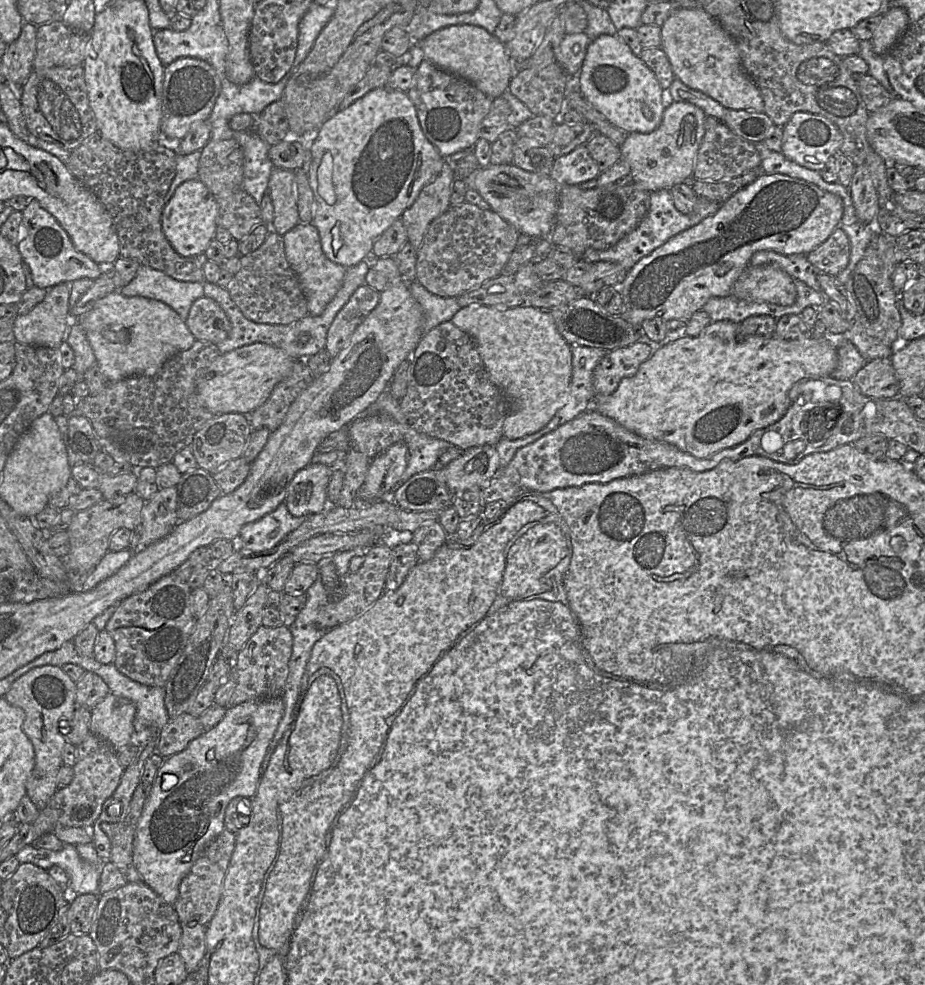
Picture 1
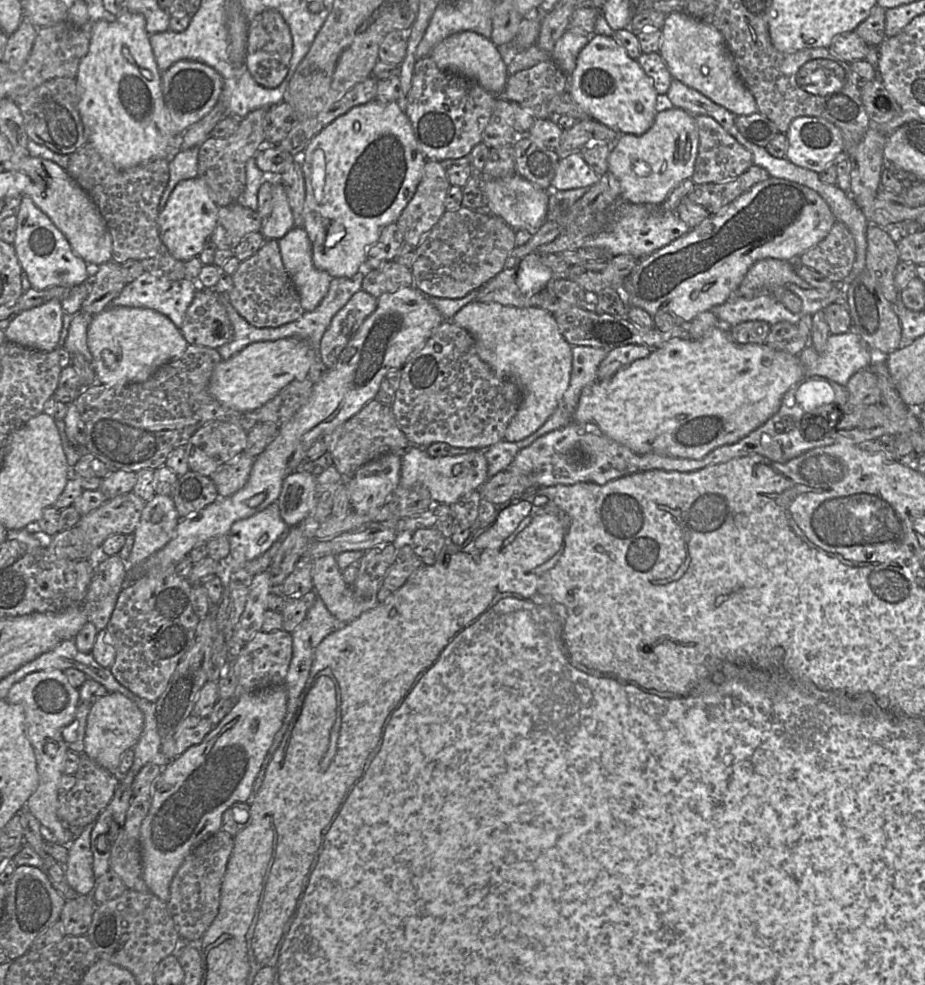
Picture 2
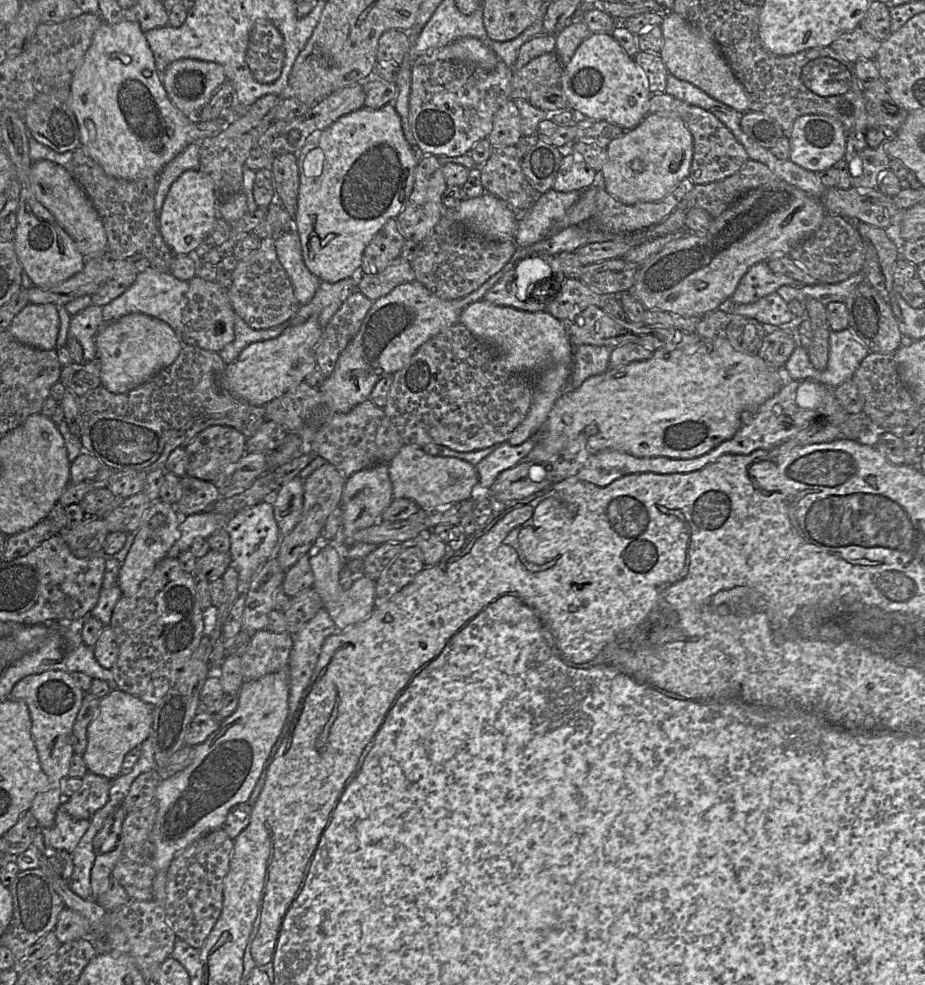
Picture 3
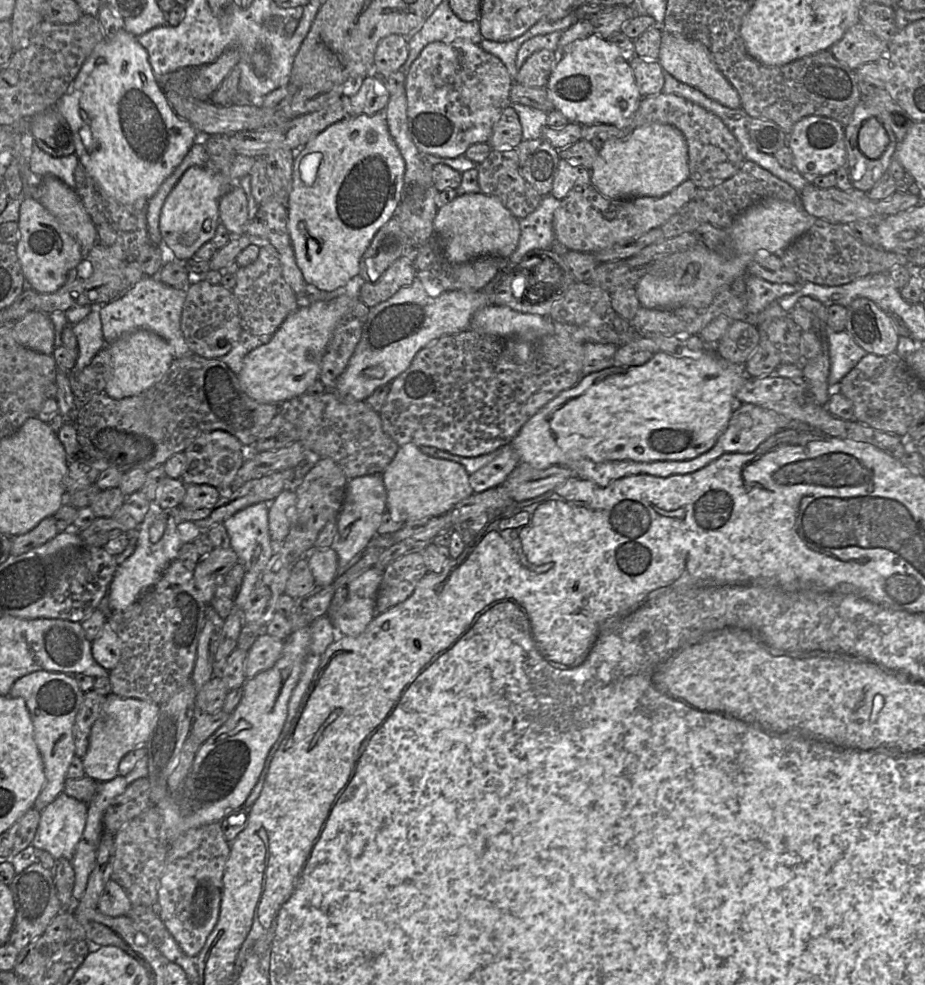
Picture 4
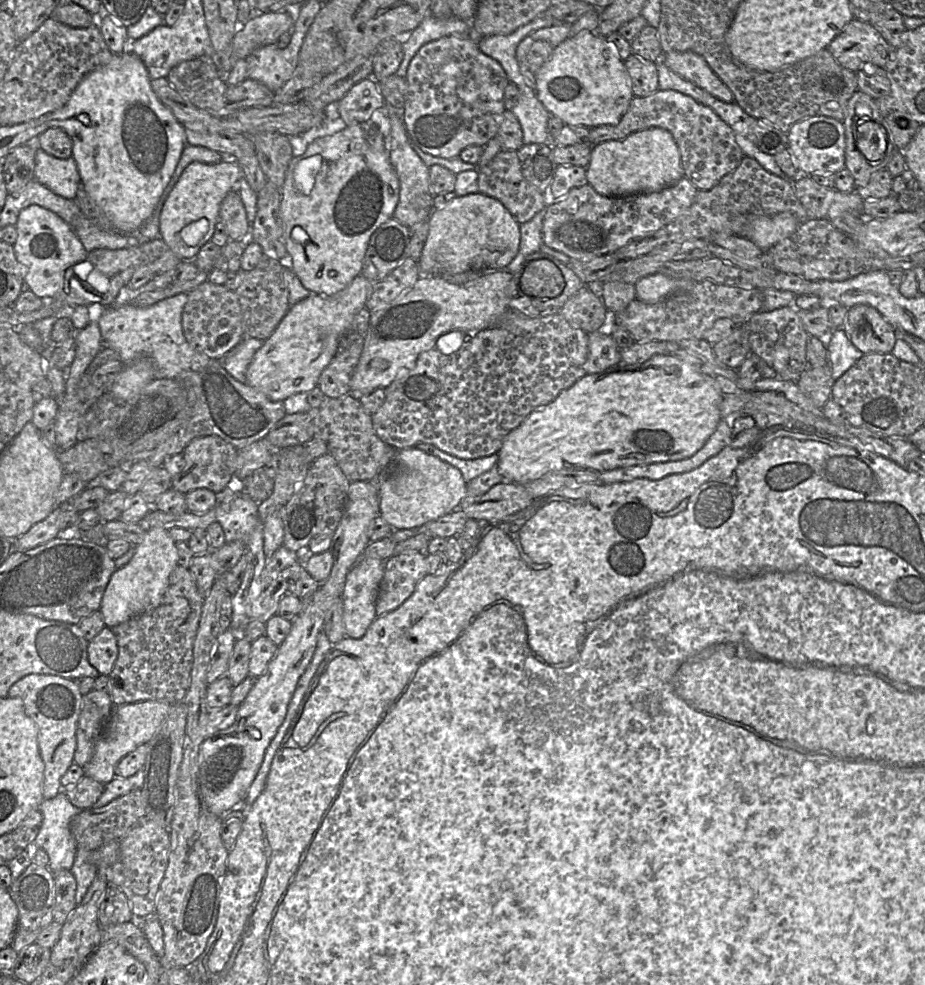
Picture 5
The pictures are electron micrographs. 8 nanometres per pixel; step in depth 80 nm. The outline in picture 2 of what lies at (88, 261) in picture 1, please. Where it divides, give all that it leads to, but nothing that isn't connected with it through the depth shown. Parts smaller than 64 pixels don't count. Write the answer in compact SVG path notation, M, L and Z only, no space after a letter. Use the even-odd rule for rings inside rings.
M23 196L16 216L16 237L13 245L21 268L26 272L34 289L44 290L54 286L73 288L90 280L88 264L74 253L64 232L29 196Z

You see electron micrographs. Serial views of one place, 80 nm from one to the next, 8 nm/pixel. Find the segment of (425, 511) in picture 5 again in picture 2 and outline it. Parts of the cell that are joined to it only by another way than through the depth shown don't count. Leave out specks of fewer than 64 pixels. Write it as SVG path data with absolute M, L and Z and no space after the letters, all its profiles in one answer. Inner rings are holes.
M410 445L401 454L399 485L407 488L414 485L424 485L434 504L451 505L467 493L480 490L481 485L484 485L487 480L487 460L484 452L478 449L455 456L431 457L424 448Z

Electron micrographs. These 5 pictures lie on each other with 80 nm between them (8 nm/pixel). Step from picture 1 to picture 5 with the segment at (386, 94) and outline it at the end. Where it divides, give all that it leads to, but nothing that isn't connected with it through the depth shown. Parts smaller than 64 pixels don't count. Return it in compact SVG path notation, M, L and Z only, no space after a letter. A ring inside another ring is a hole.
M361 124L346 126L333 135L318 138L307 146L306 151L301 156L292 157L281 188L281 218L284 225L284 239L290 259L290 269L298 277L303 287L320 296L332 296L346 288L361 272L363 258L371 235L378 227L393 217L398 200L399 179L390 162L389 152L386 149L378 151L372 148L364 138Z

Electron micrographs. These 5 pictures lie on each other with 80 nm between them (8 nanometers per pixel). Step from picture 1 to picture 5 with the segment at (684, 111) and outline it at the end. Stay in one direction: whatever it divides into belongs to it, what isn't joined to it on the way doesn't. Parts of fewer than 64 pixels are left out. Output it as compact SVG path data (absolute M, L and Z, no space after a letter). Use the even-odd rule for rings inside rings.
M659 127L593 146L590 163L585 169L588 184L605 197L657 192L684 177L677 143L668 130Z

